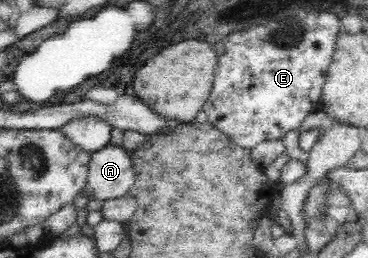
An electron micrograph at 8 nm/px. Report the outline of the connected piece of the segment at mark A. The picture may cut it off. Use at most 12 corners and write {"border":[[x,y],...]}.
{"border":[[108,142],[91,153],[86,193],[106,201],[135,181],[131,153]]}

